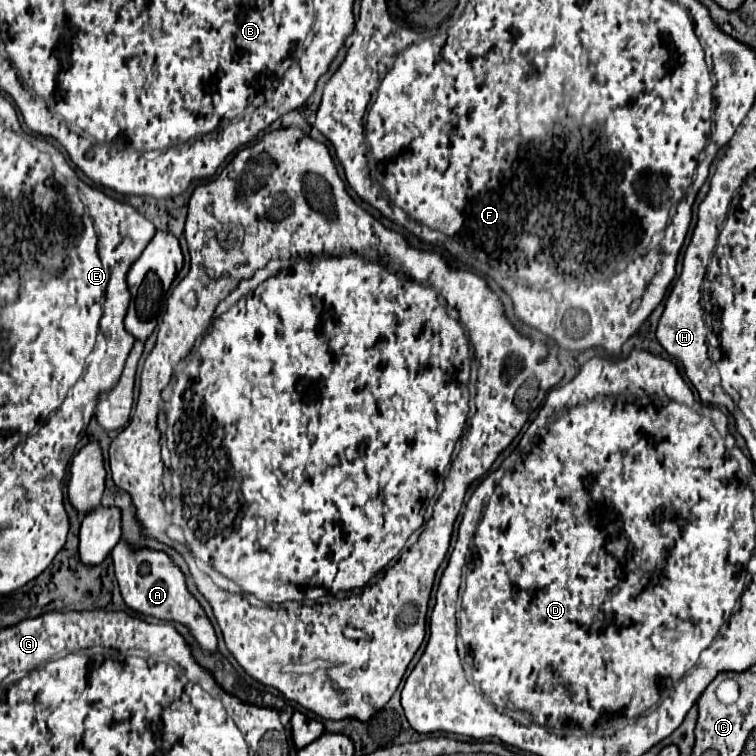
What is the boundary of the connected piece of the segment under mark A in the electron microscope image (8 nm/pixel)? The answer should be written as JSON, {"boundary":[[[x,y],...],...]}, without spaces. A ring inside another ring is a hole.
{"boundary":[[[120,541],[114,547],[112,561],[114,561],[116,579],[118,579],[122,599],[130,609],[134,609],[136,613],[146,615],[146,617],[156,617],[156,619],[162,619],[162,621],[182,623],[190,629],[190,635],[196,639],[196,643],[200,645],[202,651],[206,651],[206,653],[216,651],[216,633],[214,633],[212,623],[204,615],[200,603],[188,593],[186,583],[184,583],[184,573],[172,563],[172,559],[166,553],[150,551],[150,549],[134,551],[124,541]],[[142,565],[150,567],[148,575],[140,573]]]}

